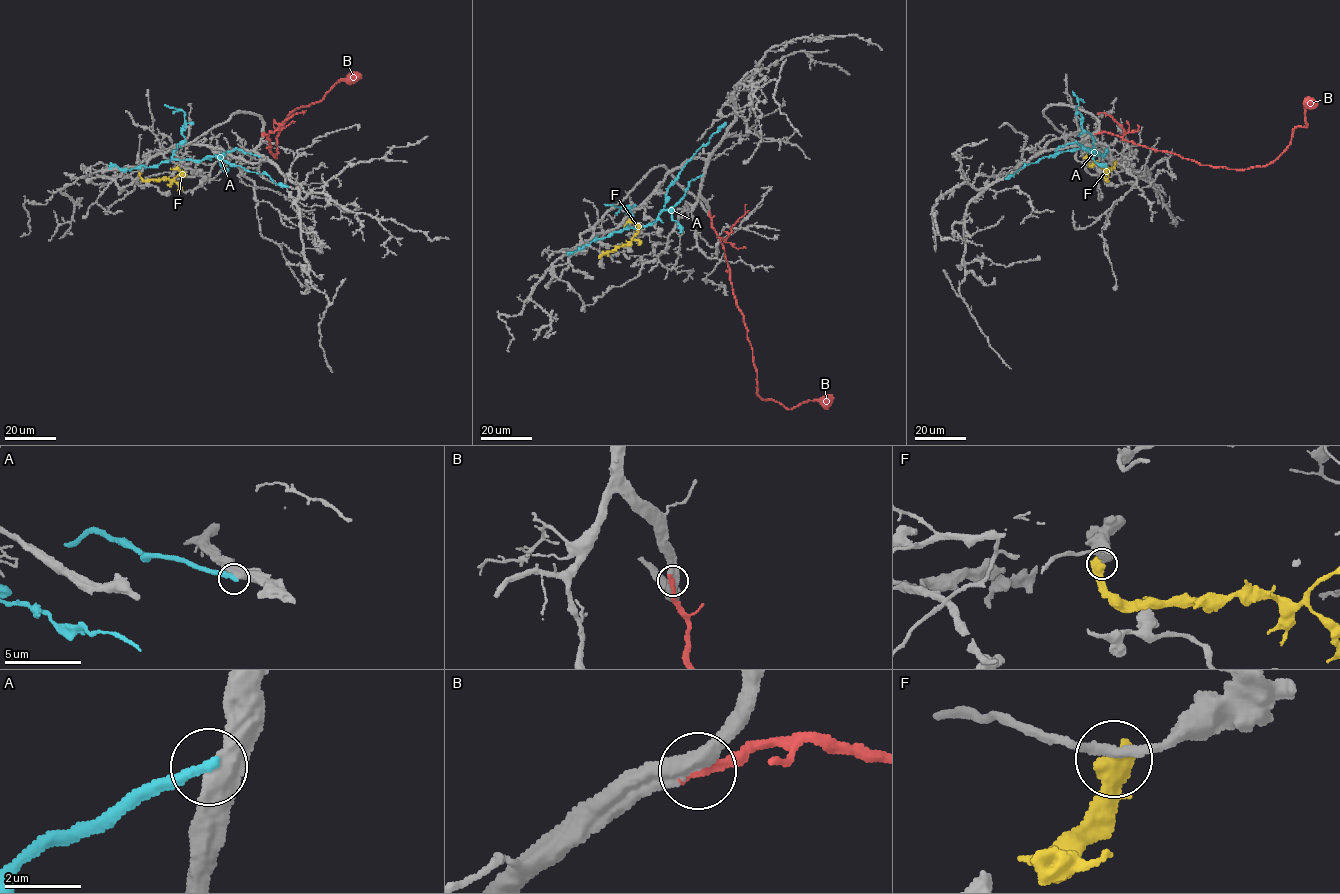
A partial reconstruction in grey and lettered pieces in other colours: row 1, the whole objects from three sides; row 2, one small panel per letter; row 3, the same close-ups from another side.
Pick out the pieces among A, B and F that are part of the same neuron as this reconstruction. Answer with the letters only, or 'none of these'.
B

